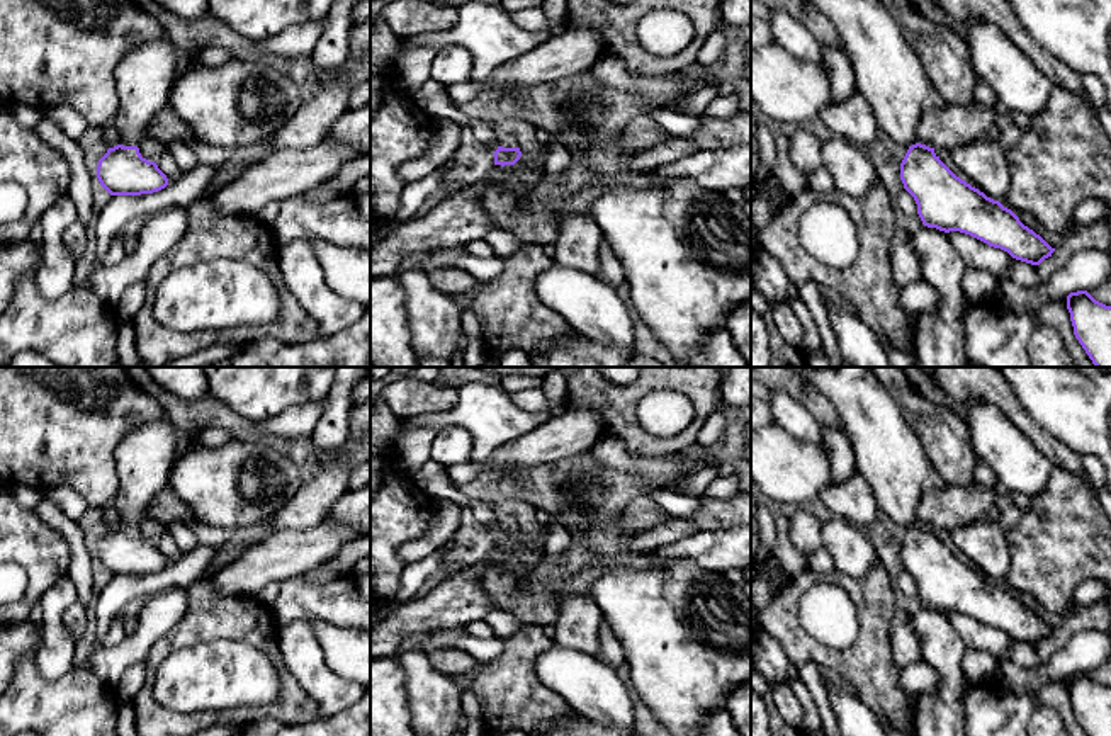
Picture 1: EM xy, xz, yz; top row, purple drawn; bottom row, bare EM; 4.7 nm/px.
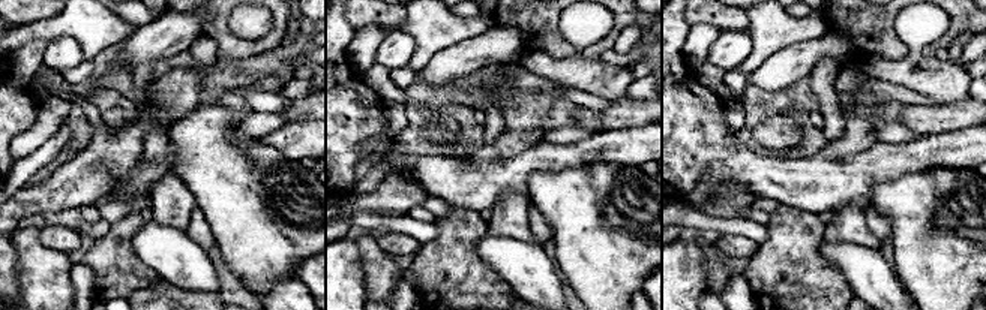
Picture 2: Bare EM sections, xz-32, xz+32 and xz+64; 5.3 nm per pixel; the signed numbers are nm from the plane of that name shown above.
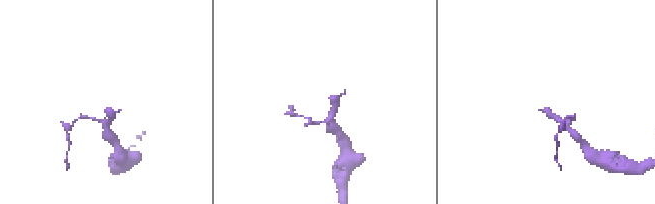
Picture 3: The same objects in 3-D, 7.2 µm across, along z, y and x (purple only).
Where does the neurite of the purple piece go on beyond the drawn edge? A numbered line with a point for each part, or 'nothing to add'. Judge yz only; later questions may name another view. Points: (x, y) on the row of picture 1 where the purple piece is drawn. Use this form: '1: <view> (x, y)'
1: yz (887, 72)

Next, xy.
1: xy (143, 79)

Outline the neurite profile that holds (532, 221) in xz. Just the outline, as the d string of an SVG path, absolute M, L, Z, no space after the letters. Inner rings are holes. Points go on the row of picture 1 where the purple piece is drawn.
M589 182L581 190L559 197L554 207L542 202L535 194L516 197L505 189L488 189L481 195L481 202L494 228L513 233L523 243L554 245L561 223L572 214L593 218L593 204L608 182Z

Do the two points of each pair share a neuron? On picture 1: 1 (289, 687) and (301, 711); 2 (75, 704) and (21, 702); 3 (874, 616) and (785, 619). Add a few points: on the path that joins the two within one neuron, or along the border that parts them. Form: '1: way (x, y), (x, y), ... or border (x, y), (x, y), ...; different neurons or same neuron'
1: way (291, 692), (296, 706); same neuron
2: way (62, 704), (34, 704); same neuron
3: way (865, 643), (851, 656), (823, 656), (807, 646); same neuron

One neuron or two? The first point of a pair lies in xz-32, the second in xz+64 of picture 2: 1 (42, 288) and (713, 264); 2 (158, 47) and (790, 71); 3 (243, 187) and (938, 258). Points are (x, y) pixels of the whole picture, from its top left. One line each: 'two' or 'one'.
1: one
2: one
3: one

